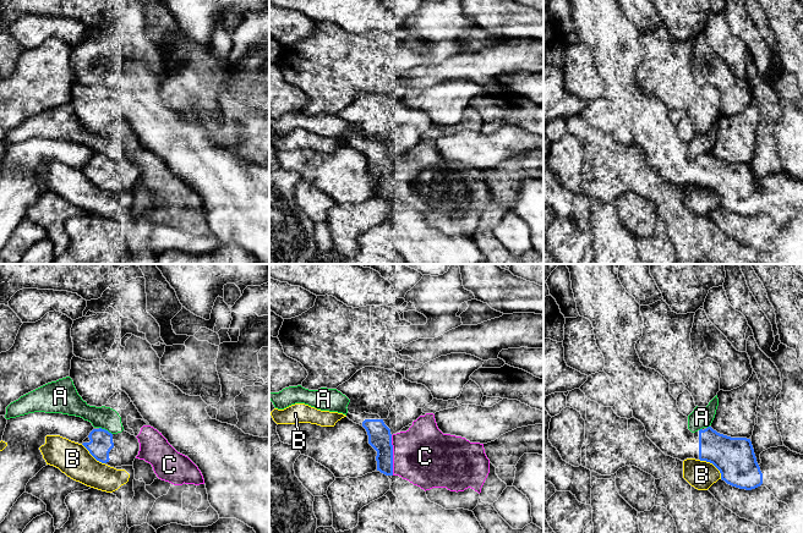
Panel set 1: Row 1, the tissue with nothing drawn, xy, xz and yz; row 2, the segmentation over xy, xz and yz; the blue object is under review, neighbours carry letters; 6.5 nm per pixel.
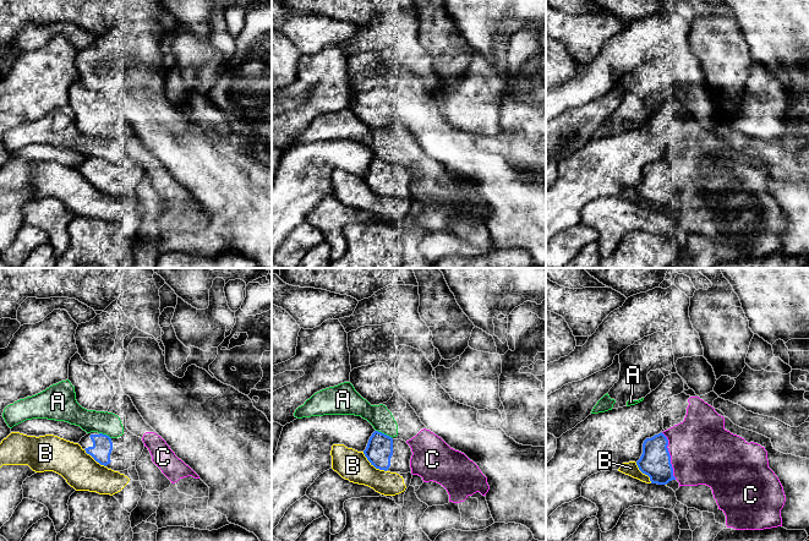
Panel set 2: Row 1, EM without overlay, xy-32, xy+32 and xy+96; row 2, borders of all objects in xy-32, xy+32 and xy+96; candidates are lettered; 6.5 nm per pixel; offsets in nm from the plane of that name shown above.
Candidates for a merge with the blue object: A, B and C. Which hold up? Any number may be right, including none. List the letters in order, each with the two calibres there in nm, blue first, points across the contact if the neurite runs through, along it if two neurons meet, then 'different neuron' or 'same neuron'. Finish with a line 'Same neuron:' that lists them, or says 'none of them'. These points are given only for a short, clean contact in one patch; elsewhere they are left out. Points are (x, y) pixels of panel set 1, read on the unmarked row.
A: 150 nm thick on the blue side, 150 nm on the other; different neuron
B: 260 nm thick on the blue side, 190 nm on the other; border along yz (699, 185), (710, 188), (719, 197), (721, 204); different neuron
C: 160 nm thick on the blue side, 380 nm on the other; different neuron
Same neuron: none of them

